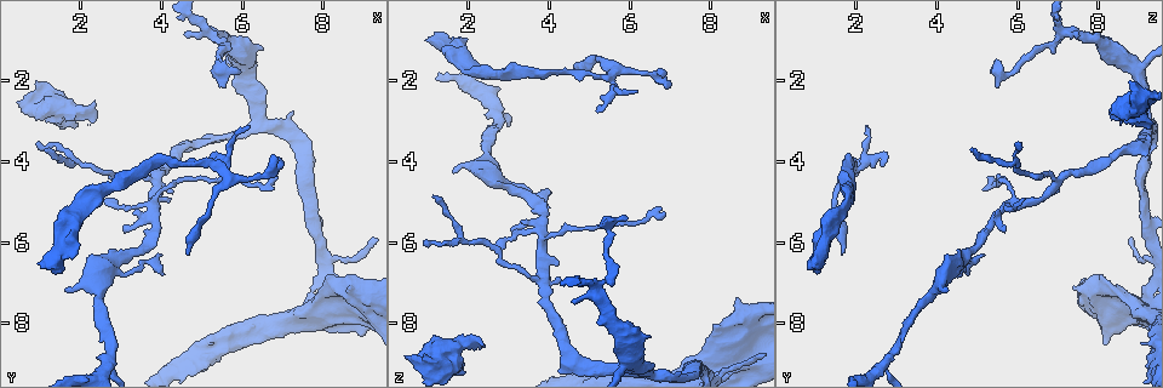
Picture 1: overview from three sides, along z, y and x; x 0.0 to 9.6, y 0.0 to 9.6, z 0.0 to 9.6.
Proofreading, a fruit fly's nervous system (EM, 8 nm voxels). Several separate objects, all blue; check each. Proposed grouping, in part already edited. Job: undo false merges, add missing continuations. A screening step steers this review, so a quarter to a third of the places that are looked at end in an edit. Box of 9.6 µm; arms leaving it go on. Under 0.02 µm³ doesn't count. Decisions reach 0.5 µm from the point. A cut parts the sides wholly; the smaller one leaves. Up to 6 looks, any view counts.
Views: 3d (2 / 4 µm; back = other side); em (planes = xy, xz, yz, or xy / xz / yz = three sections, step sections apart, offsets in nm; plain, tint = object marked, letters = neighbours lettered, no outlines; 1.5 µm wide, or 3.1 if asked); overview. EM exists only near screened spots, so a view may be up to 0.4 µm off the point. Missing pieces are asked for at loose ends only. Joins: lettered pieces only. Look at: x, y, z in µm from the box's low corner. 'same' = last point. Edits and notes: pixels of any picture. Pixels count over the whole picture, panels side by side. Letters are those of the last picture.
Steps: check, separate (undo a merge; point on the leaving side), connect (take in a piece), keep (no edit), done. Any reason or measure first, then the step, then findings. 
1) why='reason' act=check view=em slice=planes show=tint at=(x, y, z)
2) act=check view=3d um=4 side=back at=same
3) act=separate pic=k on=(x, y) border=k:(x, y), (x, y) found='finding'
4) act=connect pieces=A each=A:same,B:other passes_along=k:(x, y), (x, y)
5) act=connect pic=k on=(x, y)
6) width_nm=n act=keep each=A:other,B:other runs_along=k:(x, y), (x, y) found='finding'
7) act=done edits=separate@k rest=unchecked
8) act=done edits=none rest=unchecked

why='free end' act=check view=3d um=4 side=back at=(0.90, 2.00, 8.80)

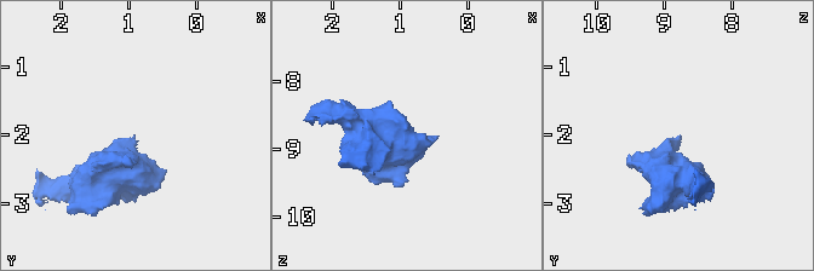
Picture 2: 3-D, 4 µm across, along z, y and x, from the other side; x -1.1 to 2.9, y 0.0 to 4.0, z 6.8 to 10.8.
act=check view=em slice=planes show=plain at=(0.85, 2.00, 8.80)

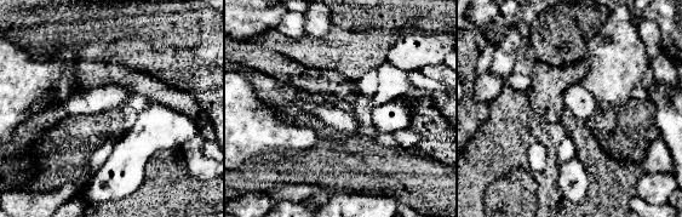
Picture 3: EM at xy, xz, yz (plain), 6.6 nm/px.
act=check view=em slice=planes show=letters at=same

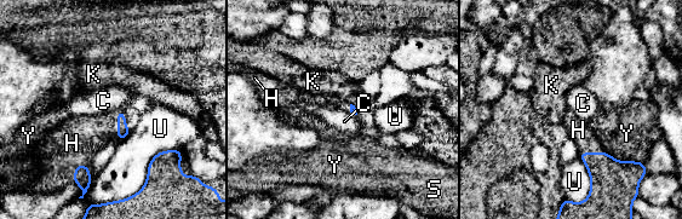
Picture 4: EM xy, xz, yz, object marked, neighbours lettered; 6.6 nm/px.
act=connect pic=4 on=(72, 143) each=C:other,H:same,K:other,S:other,U:other,Y:other passes_along=4:(82, 178), (75, 168), (72, 143) found='it goes on there'

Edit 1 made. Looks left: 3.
why='an open end' act=check view=3d um=4 at=(1.05, 3.75, 4.95)

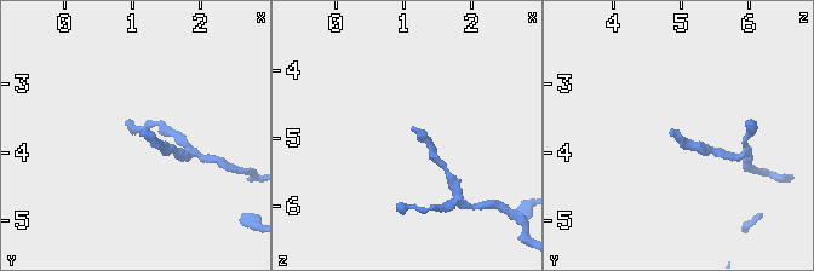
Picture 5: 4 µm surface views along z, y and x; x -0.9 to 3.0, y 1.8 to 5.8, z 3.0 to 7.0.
why='now the EM' act=check view=em slice=xy step=8 show=plain at=(1.15, 3.75, 4.85)

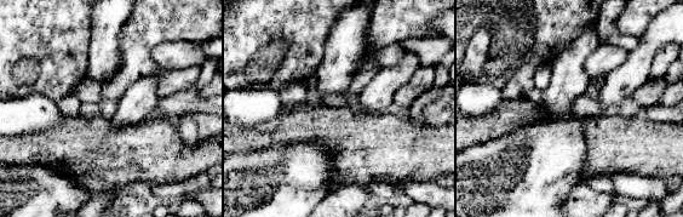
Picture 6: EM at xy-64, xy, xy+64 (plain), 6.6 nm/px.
why='see the neighbours' act=check view=em slice=xy step=8 show=letters at=same

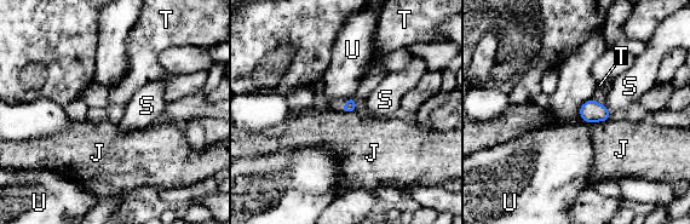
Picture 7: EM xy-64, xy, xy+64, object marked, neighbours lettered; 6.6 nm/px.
width_nm=80 act=keep each=J:other,S:other,T:other,U:other border=7:(609, 118), (602, 121), (585, 122) found='no lettered piece goes on from it'

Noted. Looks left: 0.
act=done edits=connect@4 rest=unchecked

